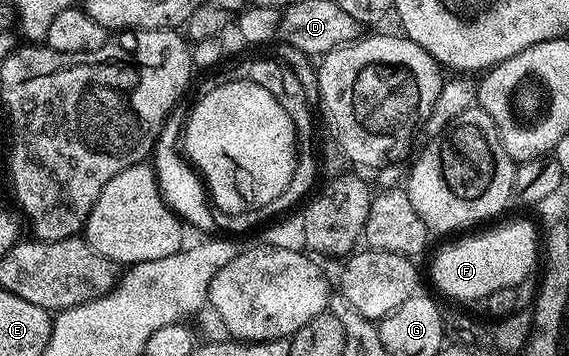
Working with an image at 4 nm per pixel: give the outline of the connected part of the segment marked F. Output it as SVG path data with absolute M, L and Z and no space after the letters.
M512 220L509 224L504 224L501 228L492 228L489 232L480 232L477 236L468 236L465 240L456 240L453 244L448 244L436 257L432 260L432 280L436 283L436 288L440 292L445 292L448 296L453 296L456 300L479 300L486 294L490 294L494 290L502 290L502 286L514 286L514 282L522 282L529 279L533 275L532 267L536 264L536 228L528 220Z

